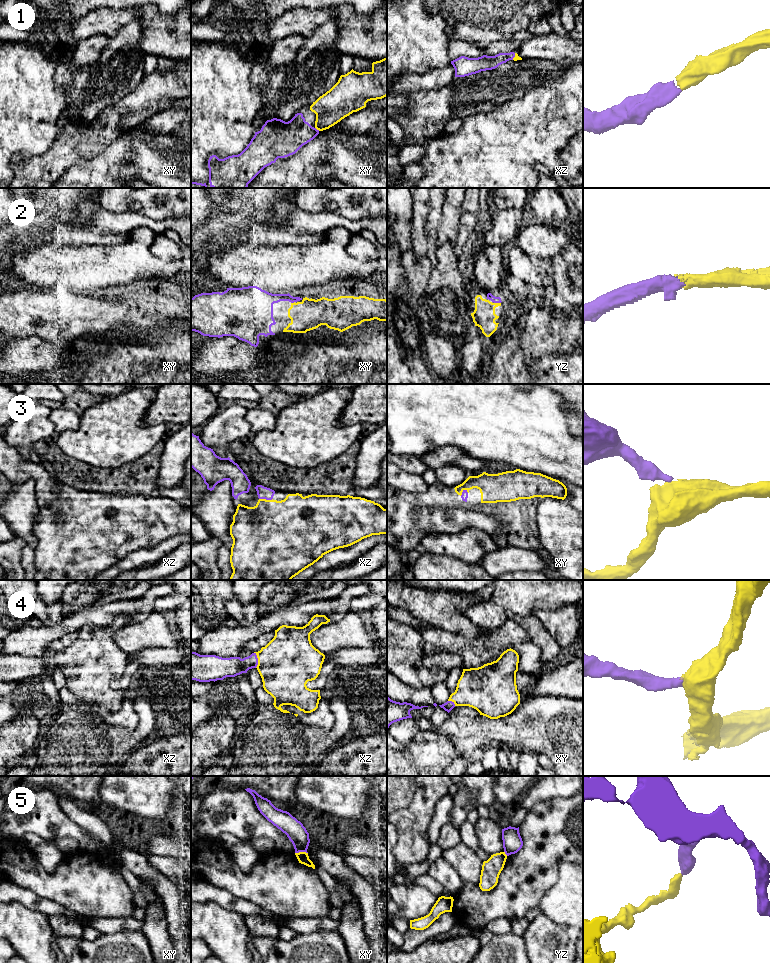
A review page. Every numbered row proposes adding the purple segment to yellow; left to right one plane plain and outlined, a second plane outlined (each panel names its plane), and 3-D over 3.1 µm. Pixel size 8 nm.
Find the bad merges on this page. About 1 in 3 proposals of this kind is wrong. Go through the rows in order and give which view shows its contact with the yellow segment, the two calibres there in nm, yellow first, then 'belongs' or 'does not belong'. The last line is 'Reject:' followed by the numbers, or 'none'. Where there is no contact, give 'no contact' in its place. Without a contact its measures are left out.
1: meets yellow in xy; 260 nm thick on the yellow side, 260 nm on the other; belongs
2: meets yellow in yz; 180 nm thick on the yellow side, 50 nm on the other; belongs
3: meets yellow in xz; 480 nm thick on the yellow side, 100 nm on the other; belongs
4: meets yellow in xz; 440 nm thick on the yellow side, 160 nm on the other; belongs
5: meets yellow in xy; 90 nm thick on the yellow side, 160 nm on the other; does not belong
Reject: 5

